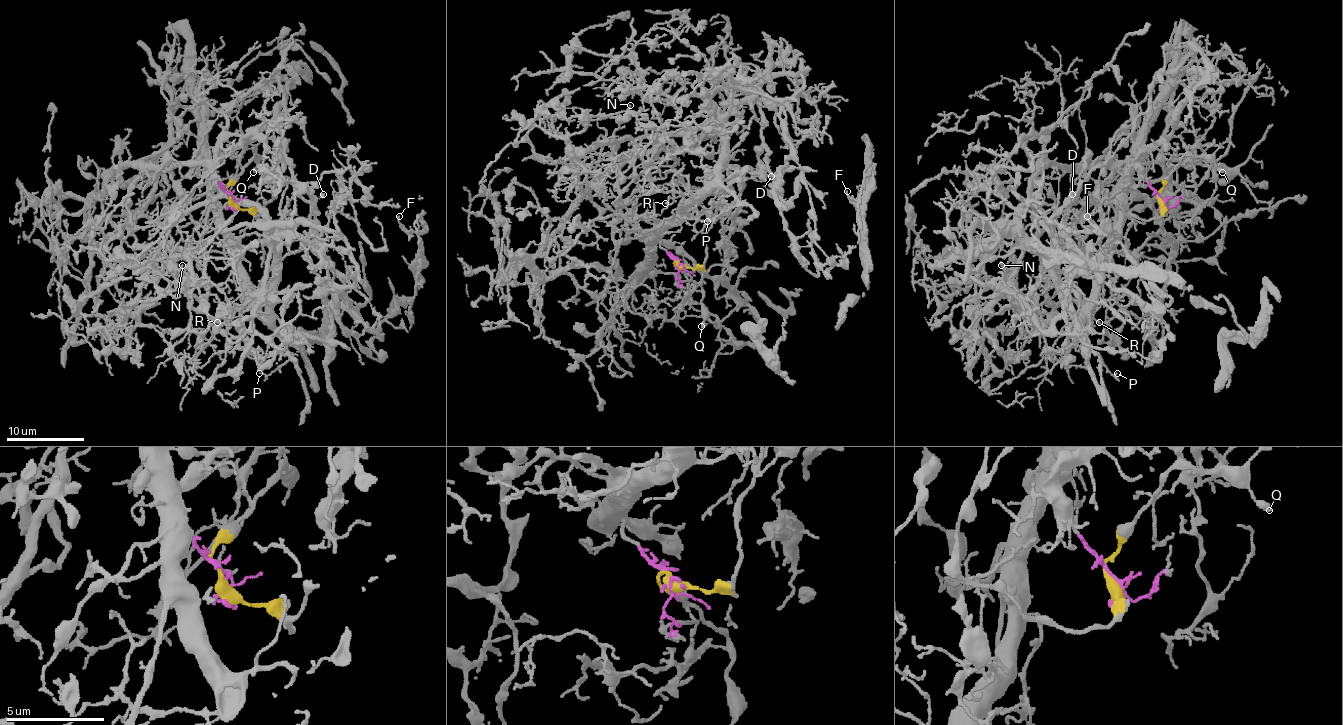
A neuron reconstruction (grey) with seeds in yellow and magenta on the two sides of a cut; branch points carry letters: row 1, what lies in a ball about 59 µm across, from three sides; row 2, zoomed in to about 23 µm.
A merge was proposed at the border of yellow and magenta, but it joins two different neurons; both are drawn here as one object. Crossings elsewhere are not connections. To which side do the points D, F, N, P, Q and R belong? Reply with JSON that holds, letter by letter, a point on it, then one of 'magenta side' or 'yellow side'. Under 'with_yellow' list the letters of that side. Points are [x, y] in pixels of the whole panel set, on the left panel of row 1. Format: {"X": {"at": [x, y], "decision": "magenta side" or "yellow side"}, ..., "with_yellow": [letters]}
{"D": {"at": [323, 194], "decision": "yellow side"}, "F": {"at": [399, 216], "decision": "yellow side"}, "N": {"at": [182, 265], "decision": "magenta side"}, "P": {"at": [259, 373], "decision": "magenta side"}, "Q": {"at": [253, 172], "decision": "yellow side"}, "R": {"at": [217, 322], "decision": "magenta side"}, "with_yellow": ["D", "F", "Q"]}

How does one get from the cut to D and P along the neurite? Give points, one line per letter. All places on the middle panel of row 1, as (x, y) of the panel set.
D: (678, 266), (698, 268), (721, 204), (723, 235), (729, 235), (741, 184), (754, 175), (772, 176)
P: (678, 266), (663, 249), (659, 239), (661, 229), (694, 200), (719, 188), (731, 192), (737, 204), (708, 221)

